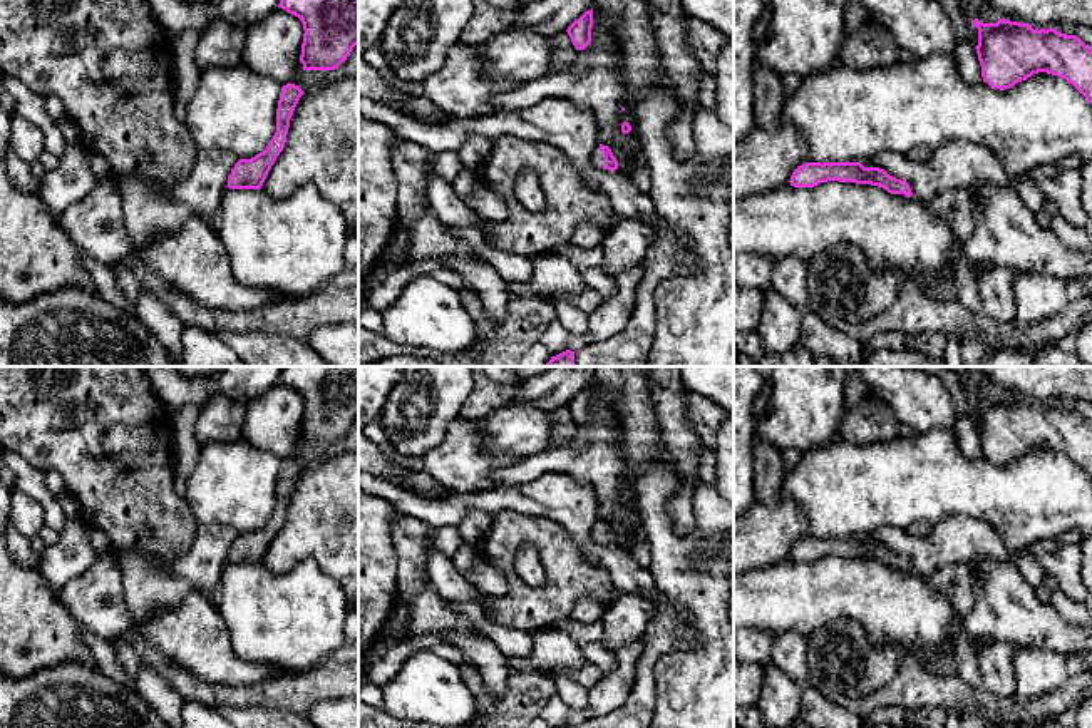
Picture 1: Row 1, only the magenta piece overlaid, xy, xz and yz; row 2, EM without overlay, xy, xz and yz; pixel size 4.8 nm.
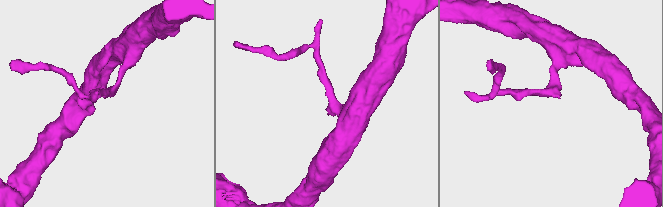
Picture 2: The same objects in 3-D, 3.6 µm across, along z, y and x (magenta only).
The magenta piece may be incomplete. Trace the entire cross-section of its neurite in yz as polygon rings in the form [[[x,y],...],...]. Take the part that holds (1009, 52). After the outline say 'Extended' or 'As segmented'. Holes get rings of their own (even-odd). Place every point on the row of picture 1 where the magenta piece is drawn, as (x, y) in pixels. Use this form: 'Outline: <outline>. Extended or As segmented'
Outline: [[[1000,18],[997,23],[973,20],[978,28],[976,54],[981,77],[993,89],[1010,89],[1033,74],[1047,72],[1065,79],[1092,104],[1092,49],[1077,35],[1060,33],[1057,28],[1033,30],[1028,23]]]. As segmented

